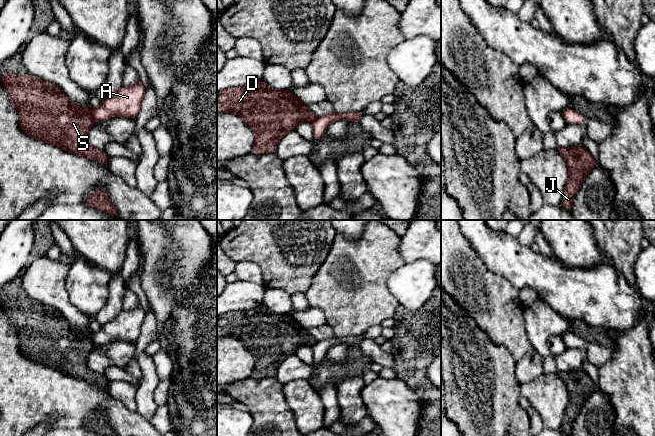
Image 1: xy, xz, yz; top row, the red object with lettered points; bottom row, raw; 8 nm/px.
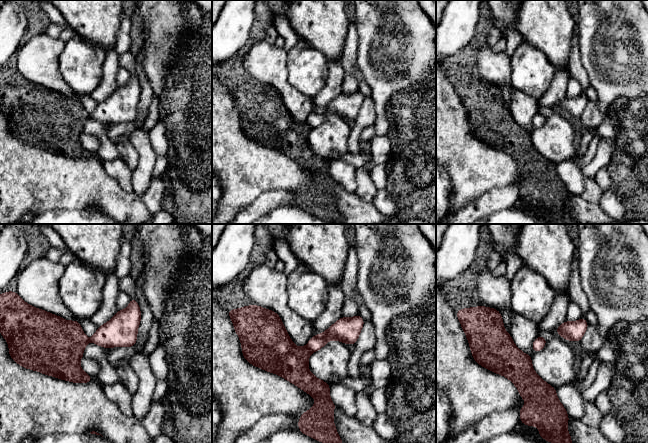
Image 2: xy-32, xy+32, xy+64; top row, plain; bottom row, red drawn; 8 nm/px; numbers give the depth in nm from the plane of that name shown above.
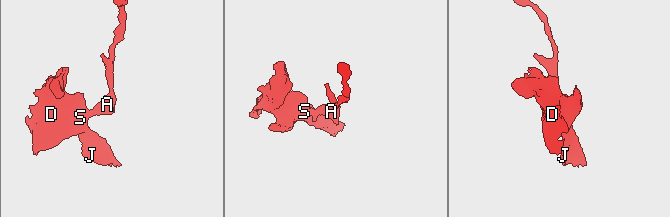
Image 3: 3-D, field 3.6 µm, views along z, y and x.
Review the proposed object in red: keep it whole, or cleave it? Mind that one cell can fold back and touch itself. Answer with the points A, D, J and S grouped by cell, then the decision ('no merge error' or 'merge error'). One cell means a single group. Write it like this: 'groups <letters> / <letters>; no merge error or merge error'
groups A / D J S; merge error

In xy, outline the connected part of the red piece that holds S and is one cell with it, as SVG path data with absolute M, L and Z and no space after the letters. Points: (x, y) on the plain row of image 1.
M5 296L0 306L8 316L13 331L18 335L19 349L25 358L108 390L108 379L92 371L87 363L93 345L91 331L75 329L57 309L28 297L23 301L17 301L13 296Z

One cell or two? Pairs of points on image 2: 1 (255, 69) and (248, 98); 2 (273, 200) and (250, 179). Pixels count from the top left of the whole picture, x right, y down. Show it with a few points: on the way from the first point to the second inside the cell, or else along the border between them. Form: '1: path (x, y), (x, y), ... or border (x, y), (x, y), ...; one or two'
1: border (244, 57), (246, 73), (253, 80), (274, 88); two
2: border (289, 192), (268, 190), (261, 193), (246, 206); two

